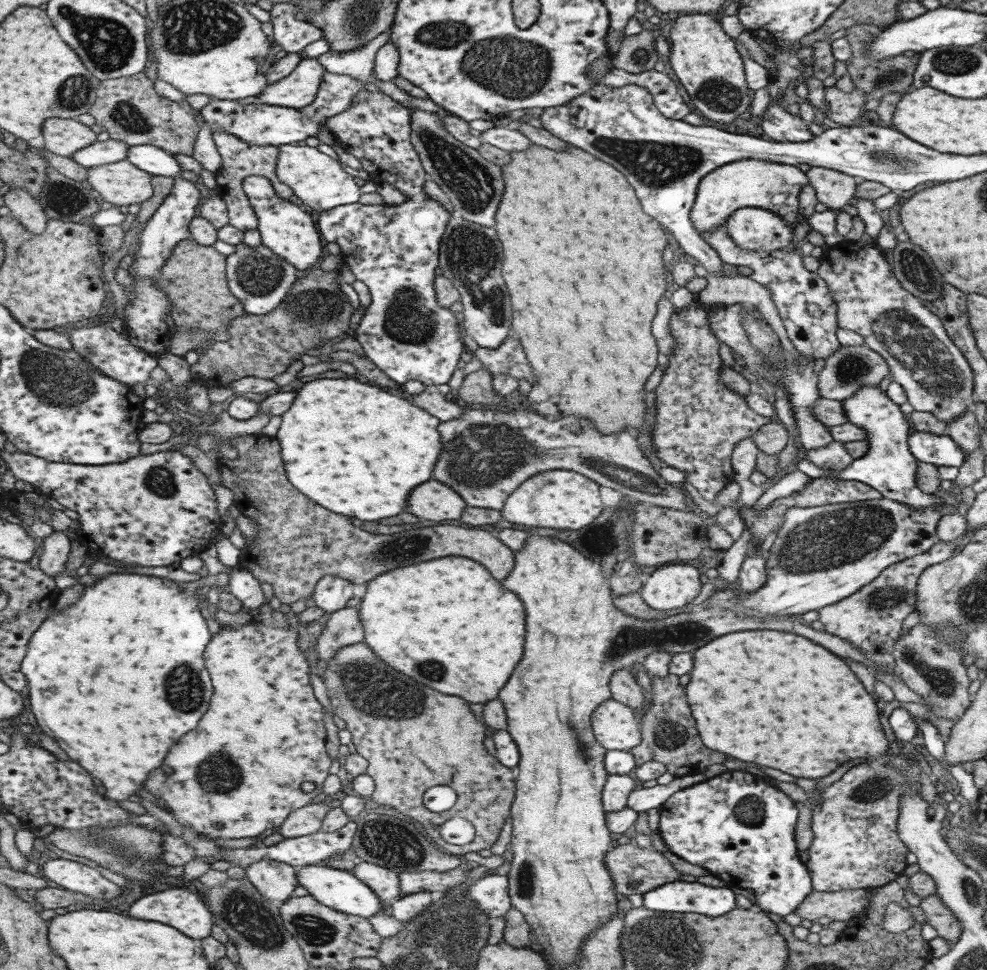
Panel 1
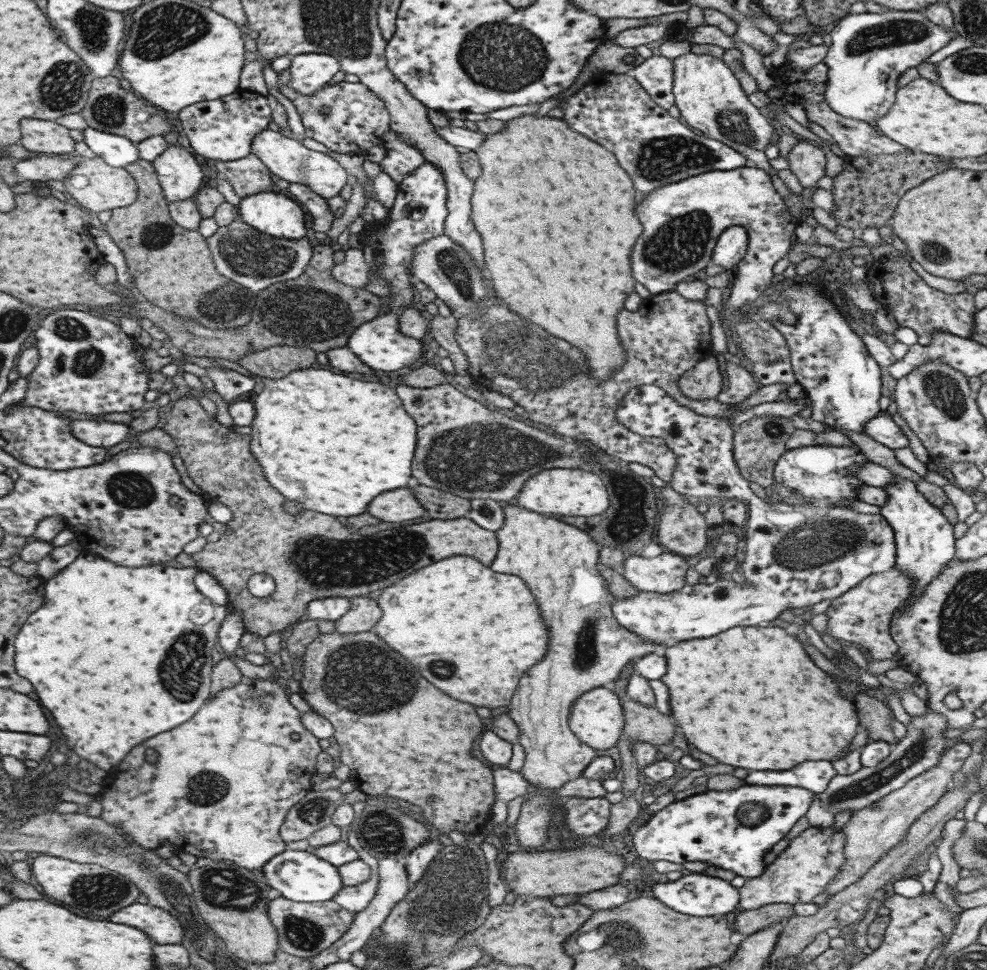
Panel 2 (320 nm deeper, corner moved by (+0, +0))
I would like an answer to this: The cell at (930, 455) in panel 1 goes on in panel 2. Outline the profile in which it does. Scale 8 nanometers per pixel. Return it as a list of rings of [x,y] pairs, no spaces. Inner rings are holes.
[[[886,413],[870,418],[864,424],[862,430],[869,438],[879,442],[879,444],[883,444],[883,446],[887,446],[887,448],[893,451],[901,447],[908,447],[907,436],[901,432],[897,423],[887,416]]]

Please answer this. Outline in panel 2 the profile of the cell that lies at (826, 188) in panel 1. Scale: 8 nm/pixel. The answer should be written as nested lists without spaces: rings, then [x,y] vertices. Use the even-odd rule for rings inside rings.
[[[797,141],[789,149],[786,158],[788,169],[797,177],[802,188],[817,188],[817,181],[826,176],[826,156],[820,146],[815,147],[807,141]]]

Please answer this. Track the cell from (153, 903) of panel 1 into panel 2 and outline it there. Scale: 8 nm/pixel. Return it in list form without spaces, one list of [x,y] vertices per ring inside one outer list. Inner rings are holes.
[[[136,902],[112,914],[109,920],[141,928],[155,944],[177,944],[184,938],[183,924],[164,909],[149,903]]]

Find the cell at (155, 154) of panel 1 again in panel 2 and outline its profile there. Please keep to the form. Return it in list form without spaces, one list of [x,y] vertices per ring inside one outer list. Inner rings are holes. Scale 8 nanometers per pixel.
[[[87,127],[82,131],[84,142],[97,157],[119,168],[127,168],[140,158],[140,149],[129,138],[96,128]]]

